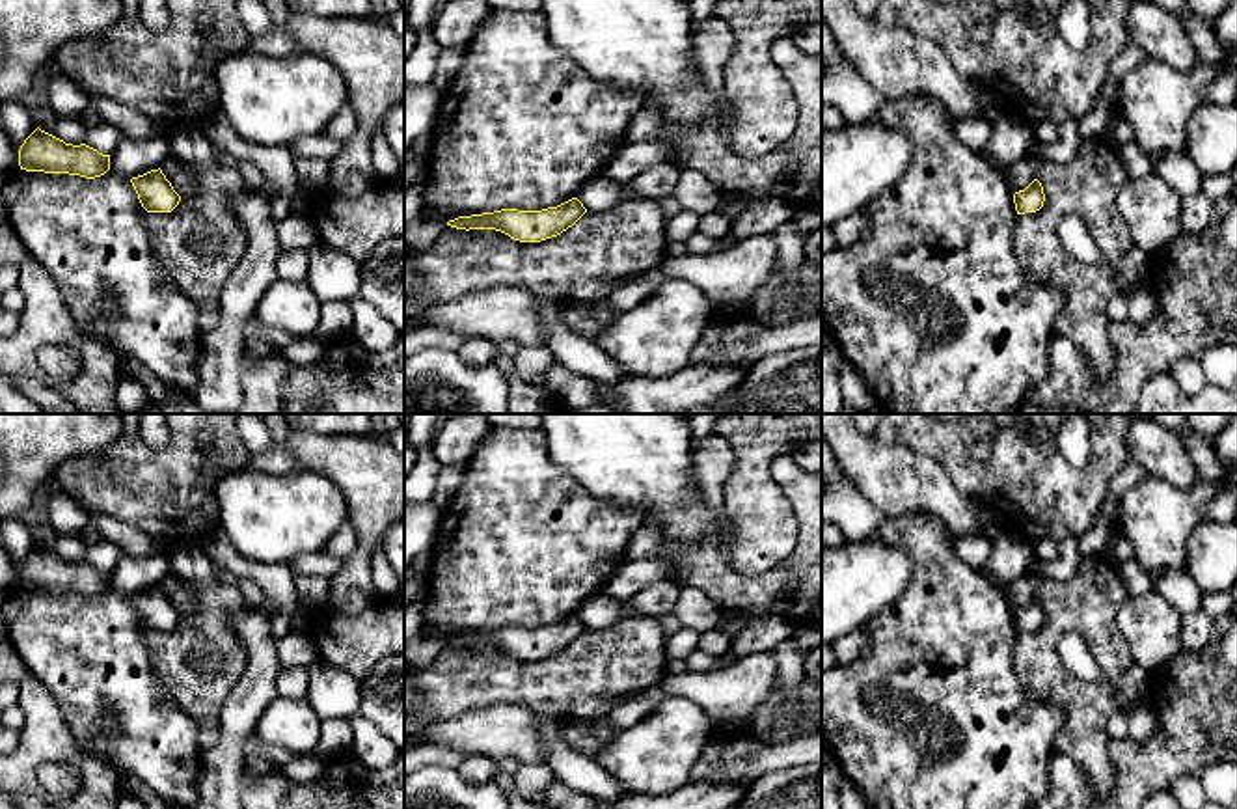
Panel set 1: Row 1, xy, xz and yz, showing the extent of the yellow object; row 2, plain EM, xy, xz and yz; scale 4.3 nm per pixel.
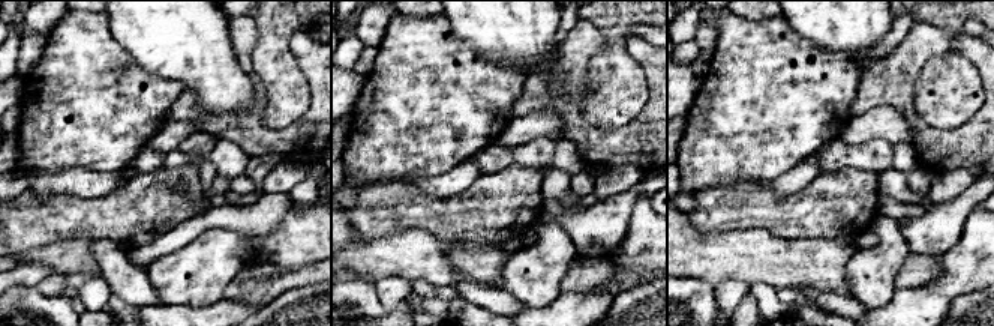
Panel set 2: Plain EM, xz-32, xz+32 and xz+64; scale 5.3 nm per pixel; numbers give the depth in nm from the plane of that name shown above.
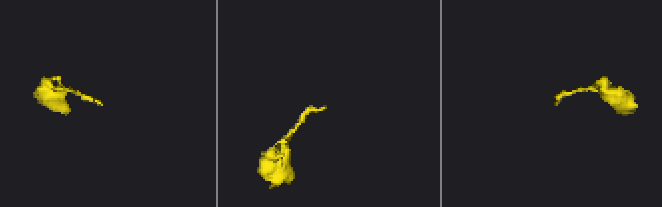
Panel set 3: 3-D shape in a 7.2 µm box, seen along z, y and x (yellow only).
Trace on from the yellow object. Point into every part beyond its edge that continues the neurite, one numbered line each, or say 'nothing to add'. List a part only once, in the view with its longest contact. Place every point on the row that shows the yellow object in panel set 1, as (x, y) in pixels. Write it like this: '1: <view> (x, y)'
nothing to add

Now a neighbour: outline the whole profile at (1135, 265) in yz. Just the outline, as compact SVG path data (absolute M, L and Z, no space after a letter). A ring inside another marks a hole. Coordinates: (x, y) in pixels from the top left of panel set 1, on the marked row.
M1131 246L1120 263L1121 274L1135 283L1148 283L1149 280L1149 259L1140 248Z

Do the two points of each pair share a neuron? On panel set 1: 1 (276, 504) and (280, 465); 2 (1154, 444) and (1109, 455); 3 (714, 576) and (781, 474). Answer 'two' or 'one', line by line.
1: two
2: two
3: one

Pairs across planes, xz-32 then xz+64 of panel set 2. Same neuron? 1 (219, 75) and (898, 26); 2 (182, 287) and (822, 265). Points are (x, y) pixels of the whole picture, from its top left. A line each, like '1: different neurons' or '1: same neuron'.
1: different neurons
2: different neurons

